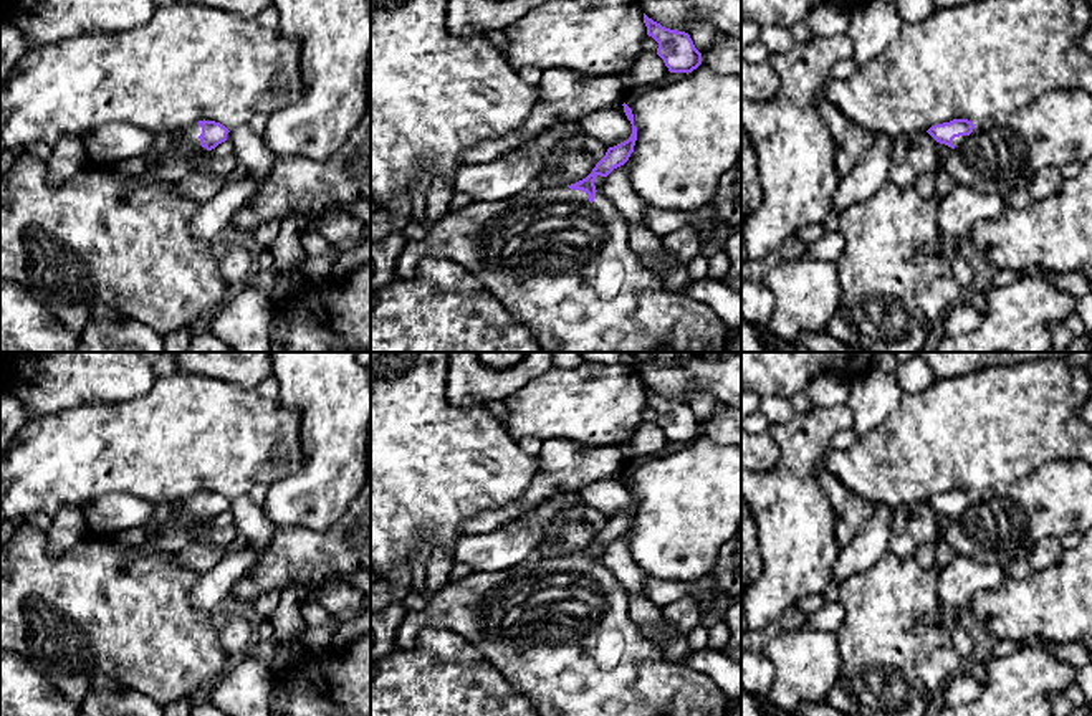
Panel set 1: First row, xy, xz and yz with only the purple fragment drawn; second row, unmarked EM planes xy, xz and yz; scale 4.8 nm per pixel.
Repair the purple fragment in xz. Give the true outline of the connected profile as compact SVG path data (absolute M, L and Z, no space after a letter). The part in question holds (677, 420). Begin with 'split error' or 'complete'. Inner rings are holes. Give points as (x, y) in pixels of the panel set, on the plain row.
complete; M644 384L647 405L657 413L657 425L663 430L670 443L692 443L702 435L702 423L695 418L685 402L662 397Z

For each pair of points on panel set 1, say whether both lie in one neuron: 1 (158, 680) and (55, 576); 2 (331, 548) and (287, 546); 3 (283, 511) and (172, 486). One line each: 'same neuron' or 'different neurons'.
1: same neuron
2: same neuron
3: different neurons

